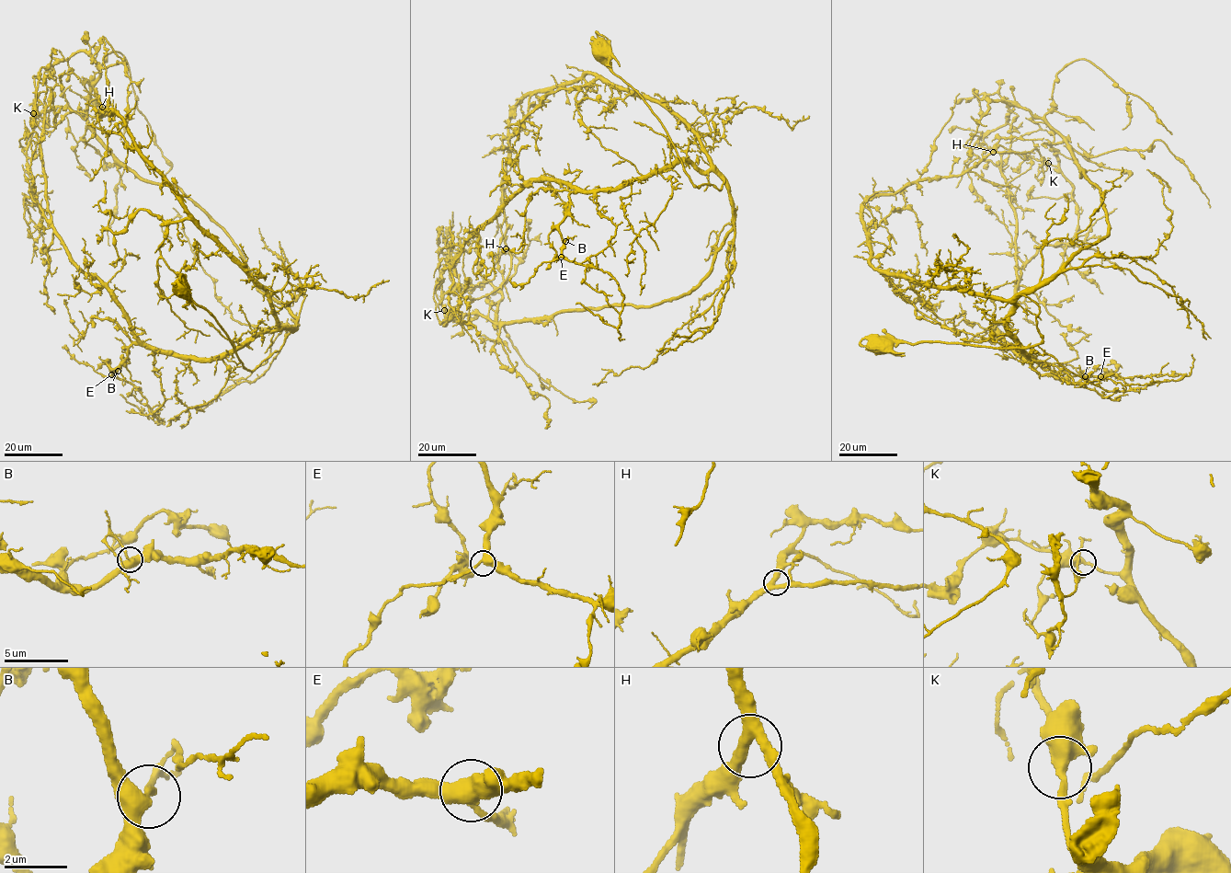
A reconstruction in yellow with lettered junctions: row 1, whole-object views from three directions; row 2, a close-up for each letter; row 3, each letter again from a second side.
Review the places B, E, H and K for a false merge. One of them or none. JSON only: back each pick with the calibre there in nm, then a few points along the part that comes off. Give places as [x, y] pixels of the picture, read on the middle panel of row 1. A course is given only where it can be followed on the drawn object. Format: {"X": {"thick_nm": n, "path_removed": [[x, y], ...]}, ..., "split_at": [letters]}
{"split_at": []}

